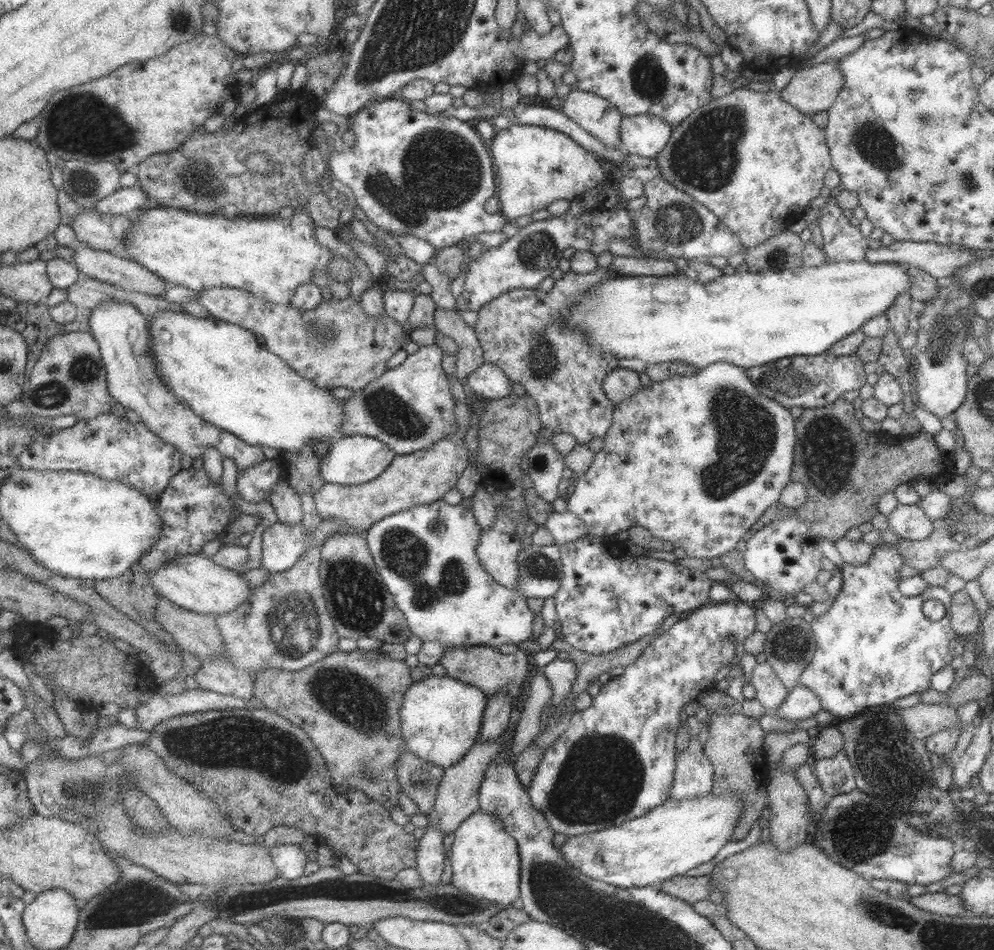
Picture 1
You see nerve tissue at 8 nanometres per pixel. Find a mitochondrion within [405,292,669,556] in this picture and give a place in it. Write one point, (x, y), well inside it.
(542, 358)

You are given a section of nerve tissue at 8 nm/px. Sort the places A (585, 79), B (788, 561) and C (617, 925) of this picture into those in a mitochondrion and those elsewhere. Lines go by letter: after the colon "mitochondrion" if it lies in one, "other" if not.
A: other
B: other
C: mitochondrion

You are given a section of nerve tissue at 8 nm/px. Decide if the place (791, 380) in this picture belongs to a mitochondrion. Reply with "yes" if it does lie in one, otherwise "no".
yes

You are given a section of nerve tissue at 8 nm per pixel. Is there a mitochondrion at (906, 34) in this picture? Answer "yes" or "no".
no

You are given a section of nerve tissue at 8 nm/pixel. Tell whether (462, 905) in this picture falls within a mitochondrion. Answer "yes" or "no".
yes

